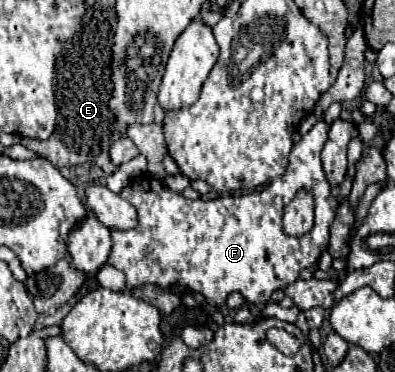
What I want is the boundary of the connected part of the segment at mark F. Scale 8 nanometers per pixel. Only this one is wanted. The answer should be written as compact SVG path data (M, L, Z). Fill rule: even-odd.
M317 121L315 127L297 141L289 153L287 171L269 183L263 191L239 195L239 197L219 197L219 199L183 199L179 193L169 191L159 179L151 175L141 175L133 179L120 195L127 200L139 215L139 225L131 231L111 231L113 247L109 255L109 265L121 269L127 275L127 289L153 283L159 287L169 287L179 283L181 287L189 287L191 291L201 293L209 305L223 305L227 295L237 291L243 295L247 303L267 303L277 289L285 289L301 277L303 269L315 265L321 253L329 245L329 225L335 217L337 199L331 195L331 185L325 179L321 167L321 149L327 141L329 125L325 121ZM297 189L309 189L315 197L315 225L303 237L289 237L281 231L281 215L283 207L295 197Z

